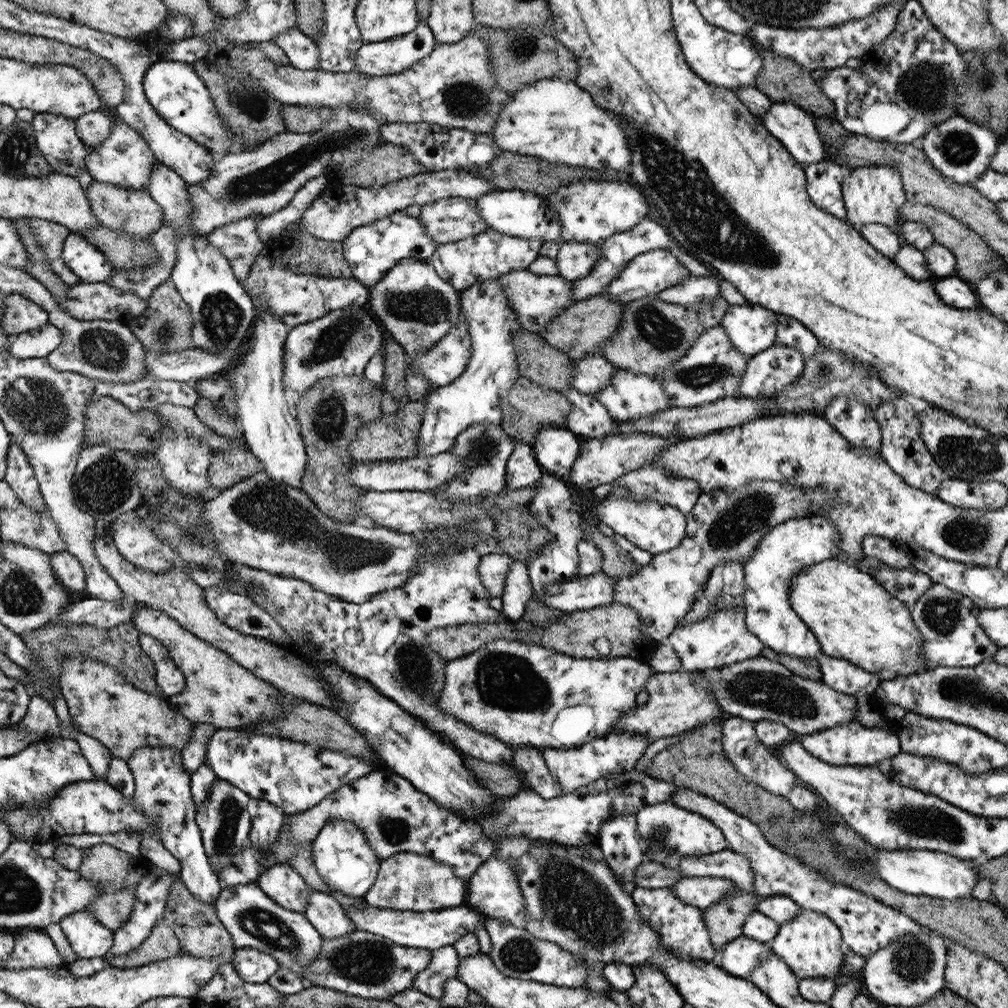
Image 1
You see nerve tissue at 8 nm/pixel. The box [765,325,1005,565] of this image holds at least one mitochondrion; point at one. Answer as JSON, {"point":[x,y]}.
{"point":[967,534]}

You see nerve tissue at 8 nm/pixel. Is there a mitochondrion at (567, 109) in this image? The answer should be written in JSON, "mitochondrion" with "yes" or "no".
{"mitochondrion":"no"}

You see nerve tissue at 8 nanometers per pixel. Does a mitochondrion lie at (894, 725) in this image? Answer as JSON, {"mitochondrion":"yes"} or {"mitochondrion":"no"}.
{"mitochondrion":"no"}

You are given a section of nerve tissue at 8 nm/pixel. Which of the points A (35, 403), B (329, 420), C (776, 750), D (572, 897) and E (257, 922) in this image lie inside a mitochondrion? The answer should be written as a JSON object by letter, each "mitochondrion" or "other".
{"A":"mitochondrion","B":"mitochondrion","C":"other","D":"mitochondrion","E":"mitochondrion"}

